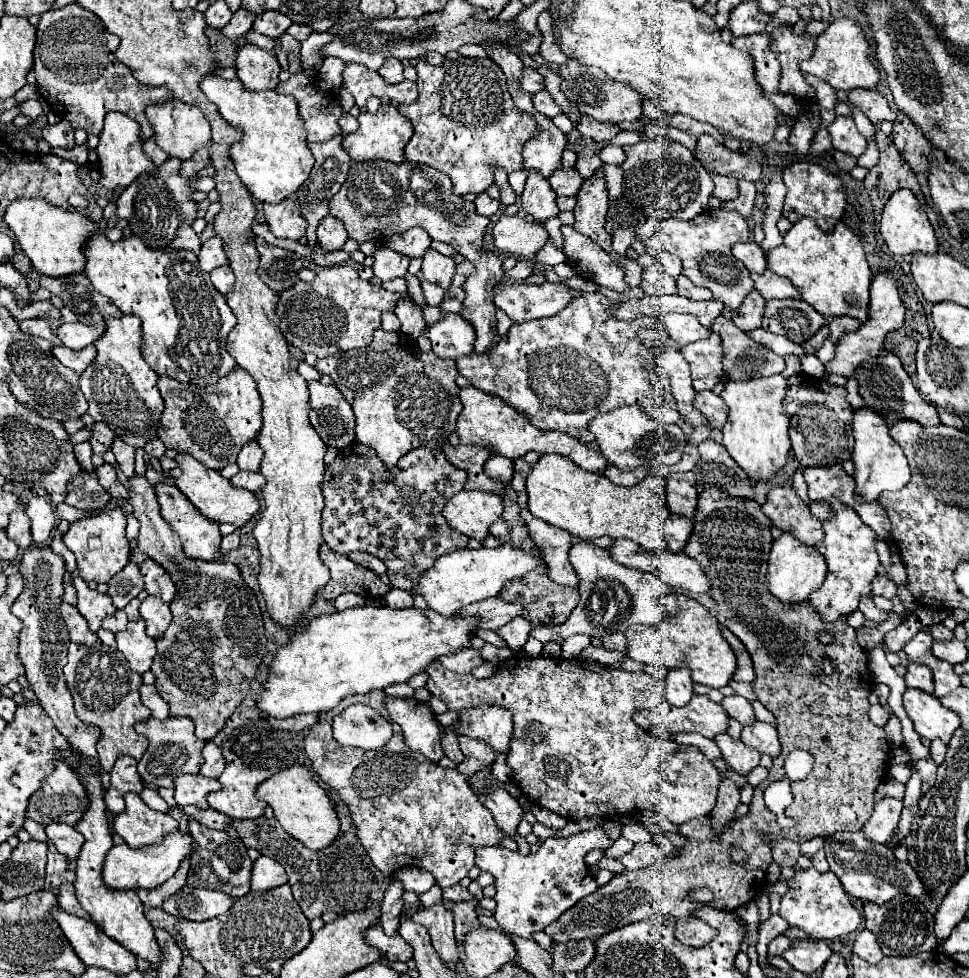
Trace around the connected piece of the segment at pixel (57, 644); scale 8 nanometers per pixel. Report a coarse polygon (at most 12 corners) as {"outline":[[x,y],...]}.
{"outline":[[24,553],[18,655],[54,727],[96,759],[100,727],[82,723],[63,667],[64,559]]}

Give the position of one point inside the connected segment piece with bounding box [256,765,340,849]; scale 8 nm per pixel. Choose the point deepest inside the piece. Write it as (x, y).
(302, 807)

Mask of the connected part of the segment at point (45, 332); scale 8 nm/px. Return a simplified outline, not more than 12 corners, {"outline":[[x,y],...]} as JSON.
{"outline":[[42,319],[22,321],[20,329],[36,335],[53,345],[62,342]]}

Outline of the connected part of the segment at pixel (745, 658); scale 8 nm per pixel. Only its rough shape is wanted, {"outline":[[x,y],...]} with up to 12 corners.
{"outline":[[732,631],[722,635],[736,653],[738,669],[732,679],[754,681],[754,665],[746,647]]}

